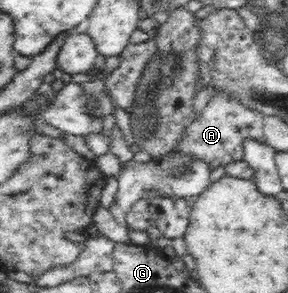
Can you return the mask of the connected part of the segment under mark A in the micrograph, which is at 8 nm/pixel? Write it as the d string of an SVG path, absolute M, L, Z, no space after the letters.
M216 95L210 99L202 113L185 127L184 139L177 141L174 151L186 153L192 160L205 161L212 171L224 163L234 164L236 161L243 161L246 141L267 143L263 136L263 119L264 115L248 109L239 101L229 101L225 95Z

